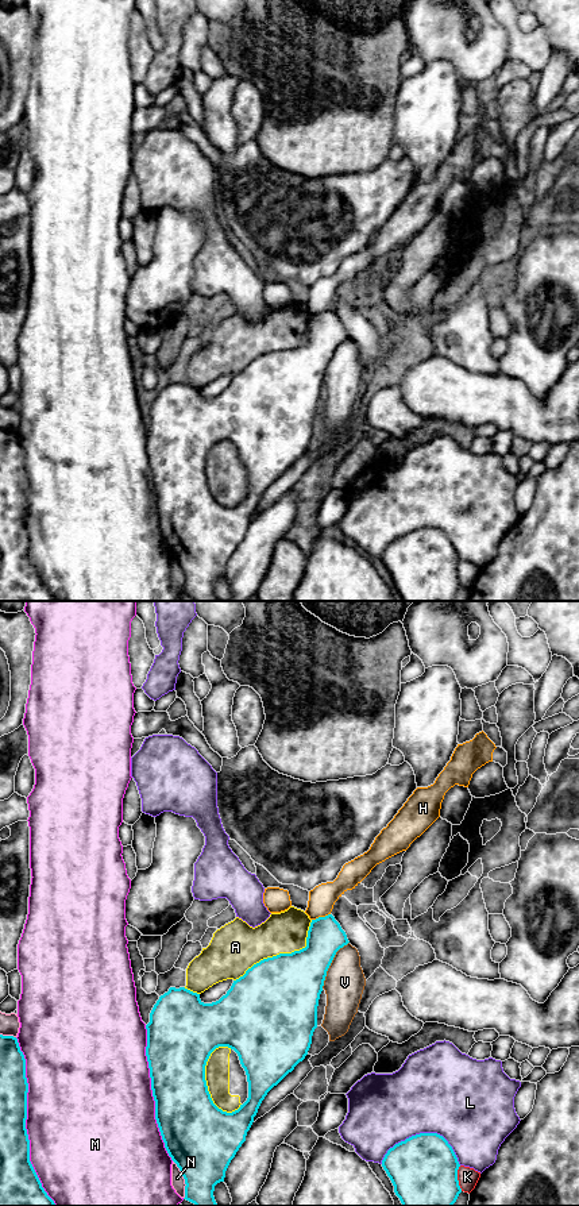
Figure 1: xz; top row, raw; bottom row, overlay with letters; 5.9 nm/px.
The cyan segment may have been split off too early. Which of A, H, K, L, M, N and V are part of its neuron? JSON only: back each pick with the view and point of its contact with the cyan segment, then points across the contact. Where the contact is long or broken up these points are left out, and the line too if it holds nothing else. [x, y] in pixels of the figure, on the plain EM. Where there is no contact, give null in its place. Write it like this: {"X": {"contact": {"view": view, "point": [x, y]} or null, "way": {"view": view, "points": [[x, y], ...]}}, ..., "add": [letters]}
{"add": []}

